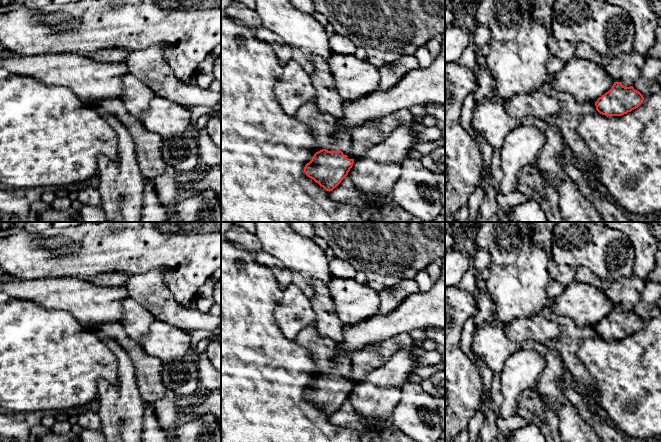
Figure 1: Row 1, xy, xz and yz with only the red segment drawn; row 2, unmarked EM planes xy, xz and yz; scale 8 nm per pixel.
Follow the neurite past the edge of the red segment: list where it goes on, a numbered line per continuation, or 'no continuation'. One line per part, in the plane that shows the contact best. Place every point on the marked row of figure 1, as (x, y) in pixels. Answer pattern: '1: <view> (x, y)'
1: xz (342, 143)

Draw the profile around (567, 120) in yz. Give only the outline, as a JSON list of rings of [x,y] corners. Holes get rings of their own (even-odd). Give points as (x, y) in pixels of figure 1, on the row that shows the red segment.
[[[550,75],[541,88],[547,96],[559,102],[559,112],[553,117],[552,124],[562,135],[564,143],[570,148],[584,173],[590,173],[599,181],[596,158],[577,133],[580,119],[594,112],[596,106],[594,103],[579,103],[570,94],[555,90],[552,81],[553,75]]]

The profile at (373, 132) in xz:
[[[407,108],[400,109],[394,113],[377,119],[370,120],[350,131],[351,153],[355,159],[361,158],[371,147],[384,141],[400,124],[414,123],[415,116]]]

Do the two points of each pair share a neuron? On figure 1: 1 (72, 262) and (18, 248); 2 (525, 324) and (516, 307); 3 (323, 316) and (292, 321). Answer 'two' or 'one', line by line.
1: one
2: two
3: two

